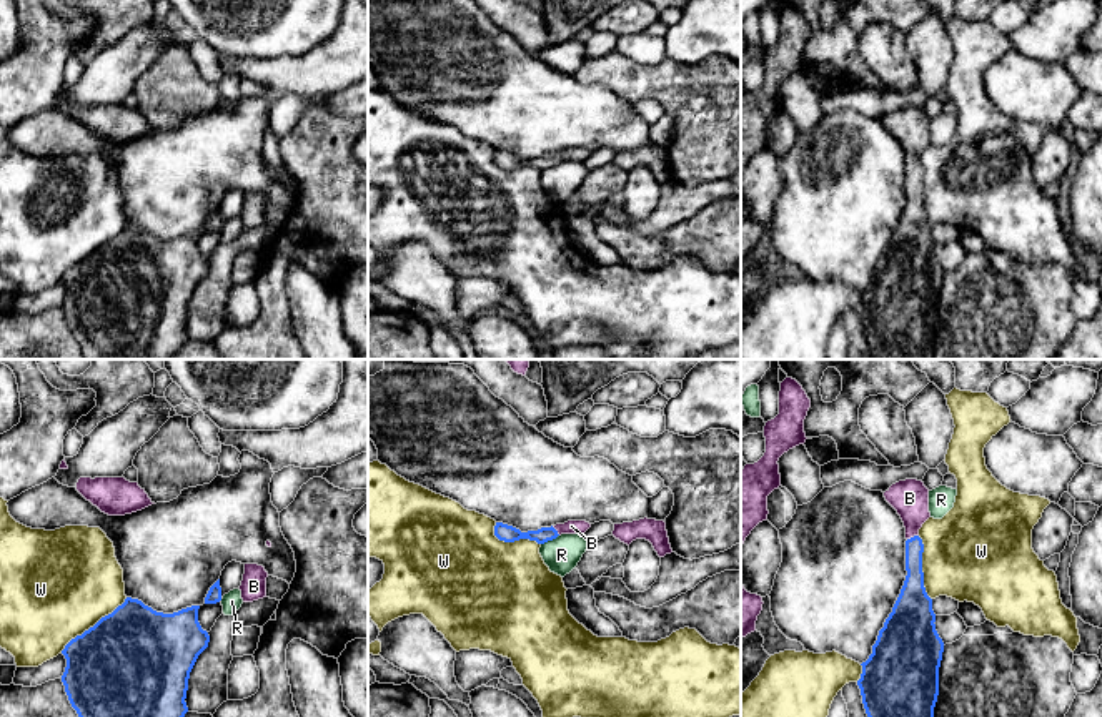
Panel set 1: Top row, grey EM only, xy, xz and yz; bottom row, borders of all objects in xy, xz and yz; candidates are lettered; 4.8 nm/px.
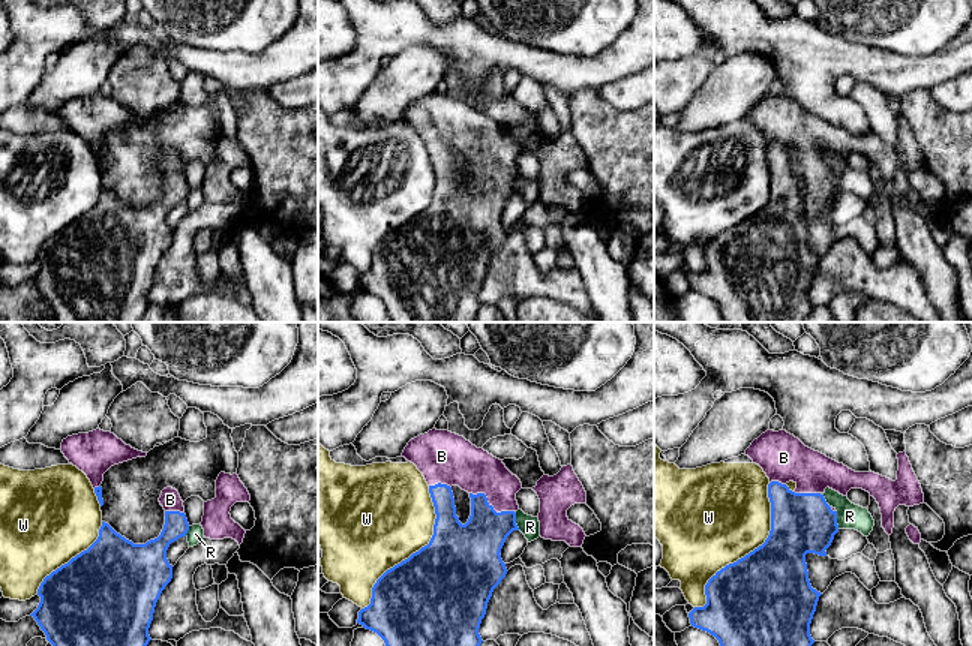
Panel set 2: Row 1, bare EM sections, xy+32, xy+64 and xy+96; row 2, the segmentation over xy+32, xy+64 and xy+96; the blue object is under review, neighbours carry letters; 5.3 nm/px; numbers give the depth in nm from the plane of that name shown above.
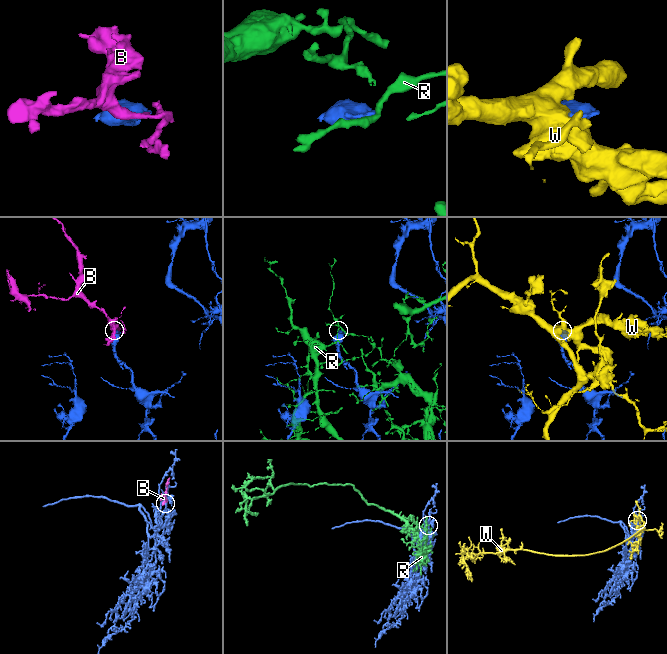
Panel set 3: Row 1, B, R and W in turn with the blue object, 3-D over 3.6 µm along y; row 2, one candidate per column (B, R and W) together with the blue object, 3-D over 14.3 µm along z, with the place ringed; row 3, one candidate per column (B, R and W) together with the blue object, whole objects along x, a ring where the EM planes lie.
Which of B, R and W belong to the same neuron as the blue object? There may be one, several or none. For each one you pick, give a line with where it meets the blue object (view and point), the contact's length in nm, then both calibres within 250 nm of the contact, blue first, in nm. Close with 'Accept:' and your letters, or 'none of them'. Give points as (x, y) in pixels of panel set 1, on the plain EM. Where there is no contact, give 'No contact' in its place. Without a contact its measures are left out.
B: Touches blue at yz (914, 163). Shared border 60 nm. Thickness 100 nm (blue) against 180 nm
Accept: B

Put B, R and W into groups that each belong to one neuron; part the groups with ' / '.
B / R / W

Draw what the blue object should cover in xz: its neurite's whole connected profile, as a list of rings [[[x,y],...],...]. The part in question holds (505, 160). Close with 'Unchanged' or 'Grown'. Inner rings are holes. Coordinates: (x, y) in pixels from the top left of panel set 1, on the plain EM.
[[[568,148],[564,151],[556,151],[556,153],[551,153],[551,155],[541,155],[538,158],[521,160],[519,156],[516,156],[513,153],[496,150],[494,163],[499,168],[504,168],[504,170],[529,166],[529,168],[536,168],[538,171],[544,171],[548,168],[556,166],[561,161],[581,161],[581,163],[584,163],[584,160],[589,155],[591,155],[591,151],[586,150],[586,148]]]. Grown

